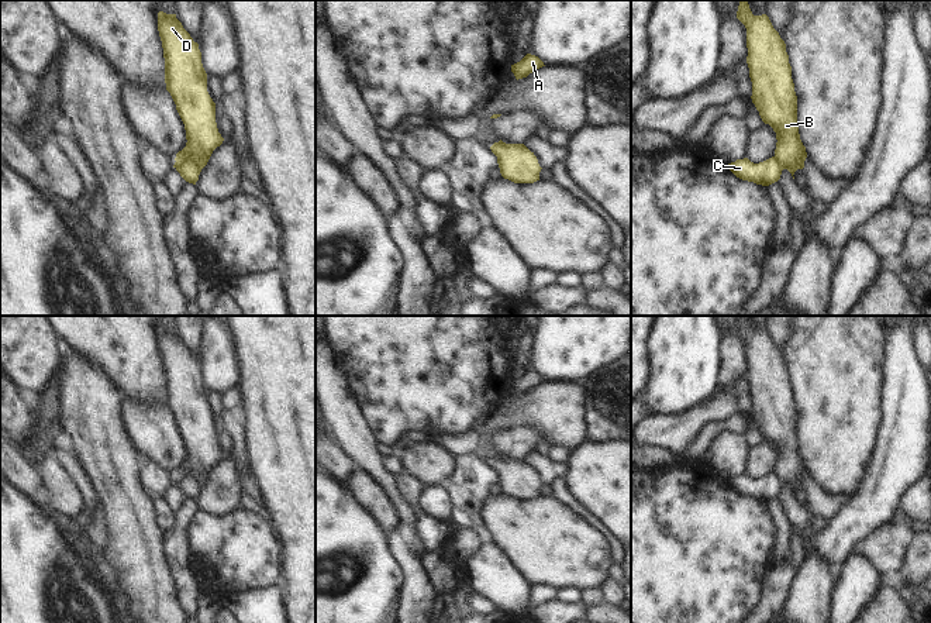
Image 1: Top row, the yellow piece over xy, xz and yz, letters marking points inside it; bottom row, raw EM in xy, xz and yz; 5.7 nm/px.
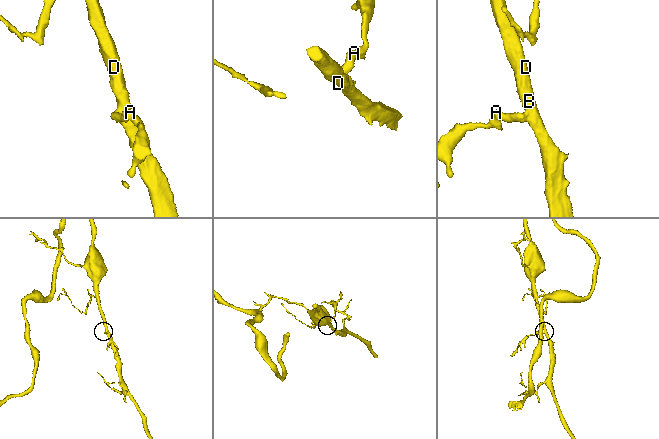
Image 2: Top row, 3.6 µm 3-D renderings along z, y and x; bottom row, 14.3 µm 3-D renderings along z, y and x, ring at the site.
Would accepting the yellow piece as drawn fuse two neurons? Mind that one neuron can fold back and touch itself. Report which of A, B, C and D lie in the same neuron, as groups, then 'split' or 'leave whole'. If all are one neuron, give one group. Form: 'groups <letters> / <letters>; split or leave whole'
groups A C / B D; split

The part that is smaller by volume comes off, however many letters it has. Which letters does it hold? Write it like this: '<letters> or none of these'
A, C

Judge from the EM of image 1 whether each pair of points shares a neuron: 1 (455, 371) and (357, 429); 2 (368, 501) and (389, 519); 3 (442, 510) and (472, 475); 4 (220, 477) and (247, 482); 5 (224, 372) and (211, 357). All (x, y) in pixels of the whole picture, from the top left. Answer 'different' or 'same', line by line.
1: different
2: same
3: different
4: different
5: same

